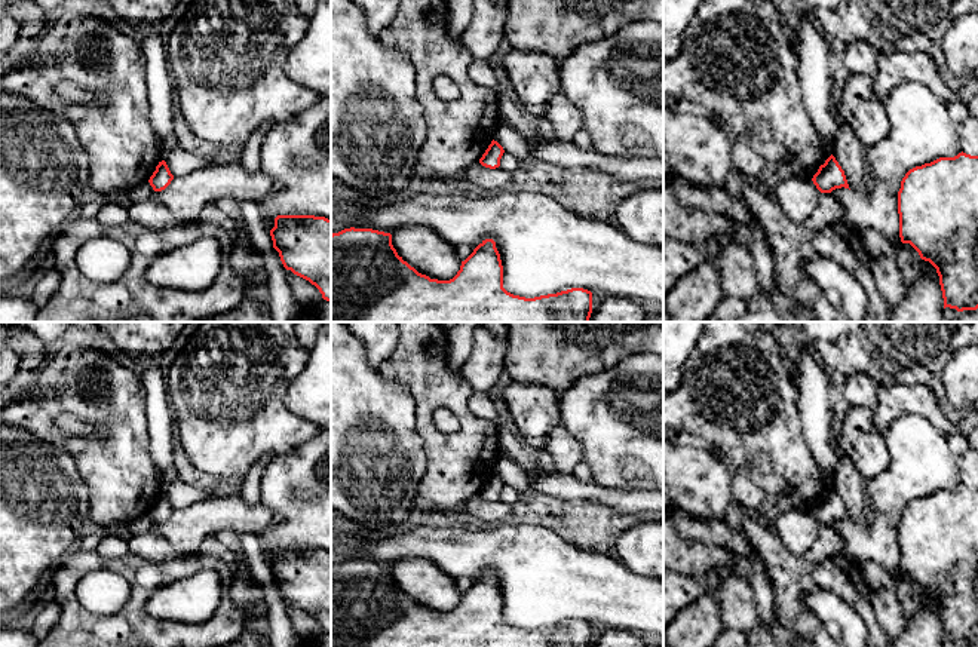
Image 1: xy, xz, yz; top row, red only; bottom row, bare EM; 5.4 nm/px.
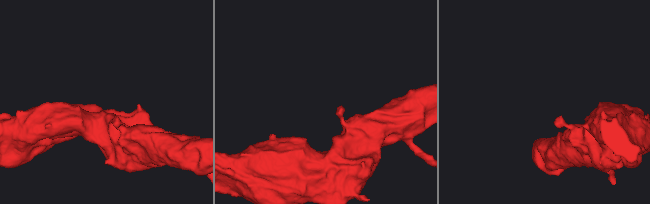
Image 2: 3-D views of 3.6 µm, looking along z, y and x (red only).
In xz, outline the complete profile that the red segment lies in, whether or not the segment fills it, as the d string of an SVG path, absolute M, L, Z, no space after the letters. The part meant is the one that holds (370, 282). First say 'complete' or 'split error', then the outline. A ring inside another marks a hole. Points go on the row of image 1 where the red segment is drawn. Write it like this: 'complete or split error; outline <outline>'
complete; outline M344 229L331 234L331 322L589 322L592 292L571 288L525 298L503 288L503 266L493 239L482 240L450 280L419 273L392 245L392 234Z

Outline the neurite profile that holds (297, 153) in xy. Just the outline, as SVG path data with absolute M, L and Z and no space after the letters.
M319 98L307 110L269 129L261 145L261 171L280 184L276 193L258 202L269 233L278 215L315 215L331 220L331 99Z

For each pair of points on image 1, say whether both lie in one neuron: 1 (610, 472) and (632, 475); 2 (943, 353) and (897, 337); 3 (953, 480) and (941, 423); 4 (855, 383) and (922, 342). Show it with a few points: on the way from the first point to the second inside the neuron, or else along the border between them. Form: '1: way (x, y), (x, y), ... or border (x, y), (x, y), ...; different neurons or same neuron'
1: way (616, 472), (627, 472); same neuron
2: way (931, 349), (916, 337), (908, 337); same neuron
3: border (914, 416), (923, 416), (946, 437); different neurons
4: border (846, 376), (864, 373), (879, 383); different neurons

